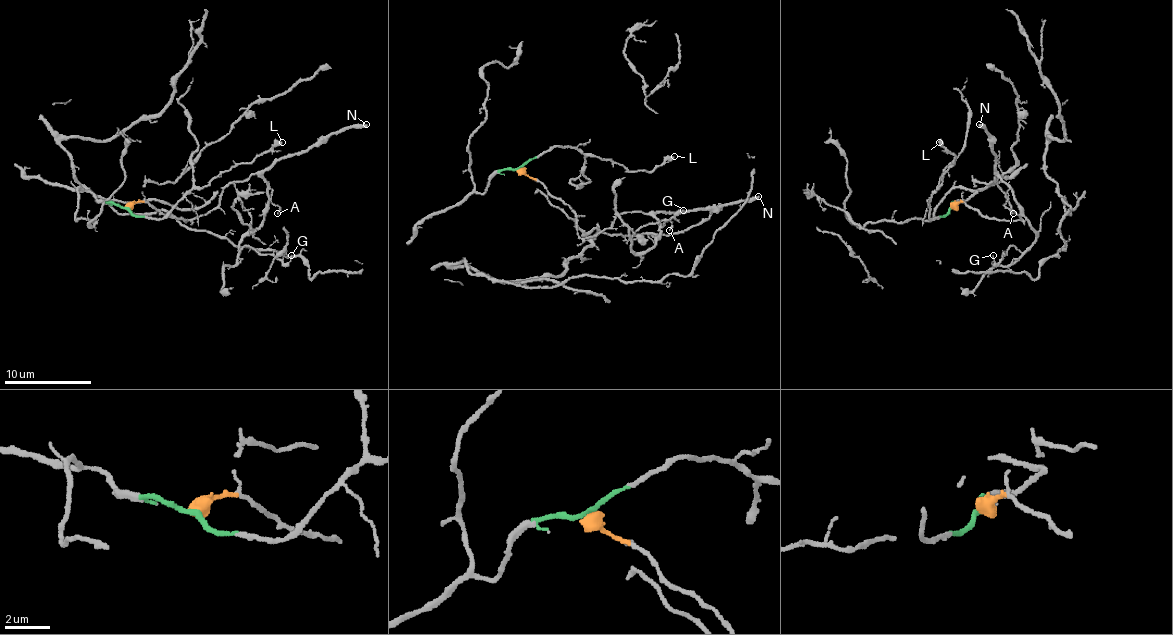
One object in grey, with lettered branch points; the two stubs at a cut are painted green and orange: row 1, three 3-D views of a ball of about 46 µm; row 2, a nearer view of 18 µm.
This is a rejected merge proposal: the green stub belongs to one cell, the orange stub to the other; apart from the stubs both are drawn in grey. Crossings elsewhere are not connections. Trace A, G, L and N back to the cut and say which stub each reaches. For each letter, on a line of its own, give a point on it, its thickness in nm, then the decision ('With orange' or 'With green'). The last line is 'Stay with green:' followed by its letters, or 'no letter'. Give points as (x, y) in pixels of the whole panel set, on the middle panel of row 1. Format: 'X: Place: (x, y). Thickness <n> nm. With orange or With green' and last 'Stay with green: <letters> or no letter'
A: Place: (669, 230). Thickness 120 nm. With orange
G: Place: (683, 210). Thickness 90 nm. With orange
L: Place: (674, 156). Thickness 400 nm. With green
N: Place: (758, 196). Thickness 300 nm. With orange
Stay with green: L

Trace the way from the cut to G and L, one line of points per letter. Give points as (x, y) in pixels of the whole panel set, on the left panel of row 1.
G: (126, 209), (147, 202), (191, 219), (256, 174), (265, 217), (239, 252), (291, 254)
L: (126, 209), (134, 215), (165, 217), (189, 193), (208, 185), (239, 163), (252, 163), (282, 141)

